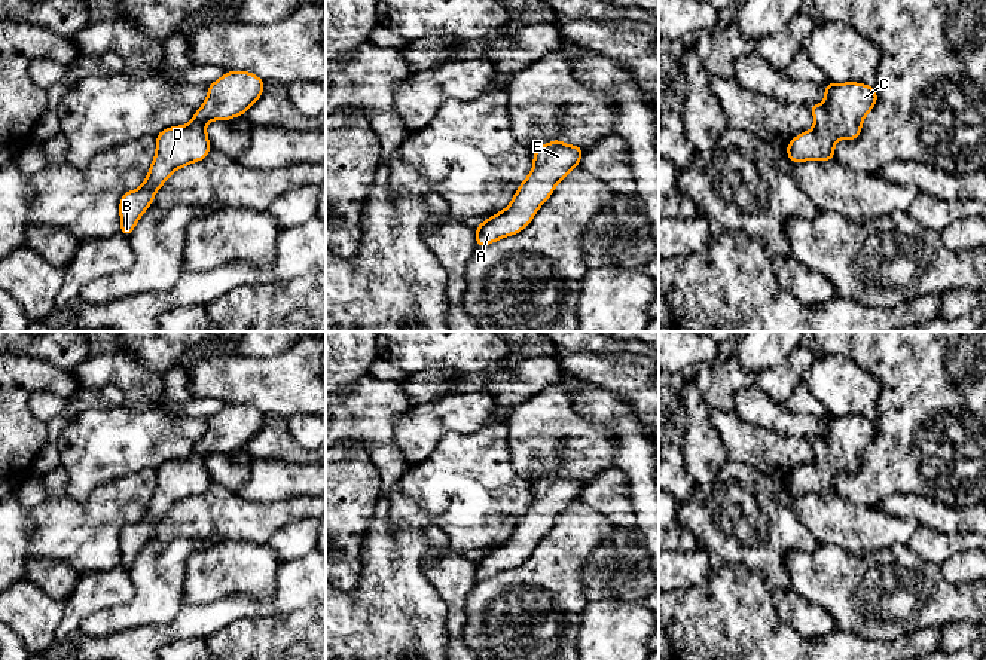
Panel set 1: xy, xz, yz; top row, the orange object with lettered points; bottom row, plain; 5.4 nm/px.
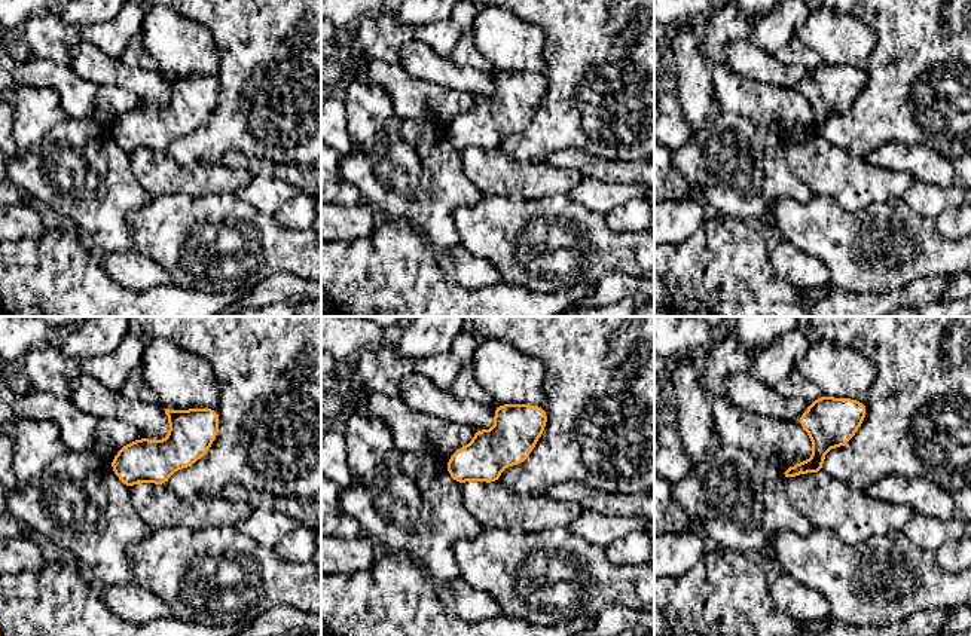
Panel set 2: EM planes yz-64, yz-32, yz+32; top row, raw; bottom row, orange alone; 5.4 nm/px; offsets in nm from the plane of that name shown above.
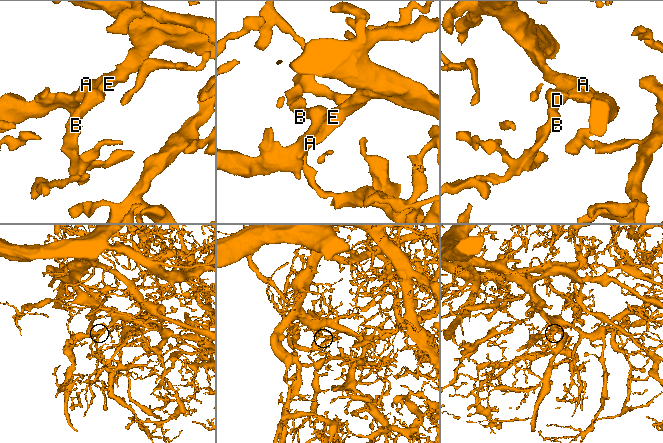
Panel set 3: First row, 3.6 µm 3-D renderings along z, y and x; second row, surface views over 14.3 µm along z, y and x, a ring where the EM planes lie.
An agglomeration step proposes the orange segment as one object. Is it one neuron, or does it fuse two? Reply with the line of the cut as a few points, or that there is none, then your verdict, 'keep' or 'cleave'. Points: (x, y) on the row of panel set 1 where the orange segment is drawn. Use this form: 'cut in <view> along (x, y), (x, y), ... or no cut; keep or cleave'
no cut; keep

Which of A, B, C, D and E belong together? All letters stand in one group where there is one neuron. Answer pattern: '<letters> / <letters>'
A B C D E

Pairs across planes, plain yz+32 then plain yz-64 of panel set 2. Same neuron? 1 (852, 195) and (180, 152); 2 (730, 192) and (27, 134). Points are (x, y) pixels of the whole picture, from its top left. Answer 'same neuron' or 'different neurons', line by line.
1: different neurons
2: different neurons

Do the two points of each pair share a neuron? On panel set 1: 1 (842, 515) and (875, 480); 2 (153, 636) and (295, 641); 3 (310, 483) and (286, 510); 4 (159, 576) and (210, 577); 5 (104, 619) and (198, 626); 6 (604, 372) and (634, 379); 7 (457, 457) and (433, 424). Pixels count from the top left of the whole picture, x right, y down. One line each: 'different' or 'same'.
1: different
2: different
3: different
4: different
5: different
6: same
7: different

